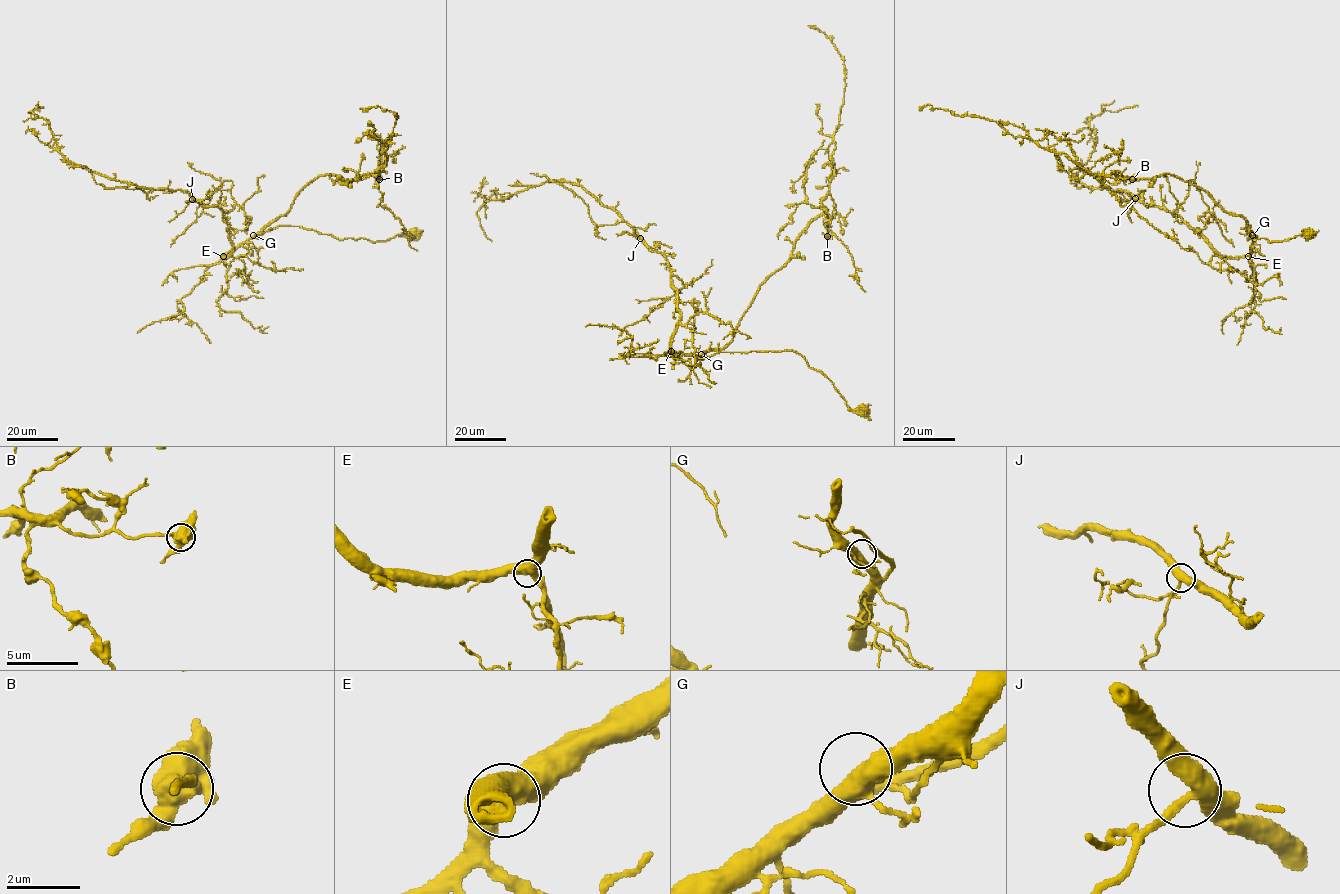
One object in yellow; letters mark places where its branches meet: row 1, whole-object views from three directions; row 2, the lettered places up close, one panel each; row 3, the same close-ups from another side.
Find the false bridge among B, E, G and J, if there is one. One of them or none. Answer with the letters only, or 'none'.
none

